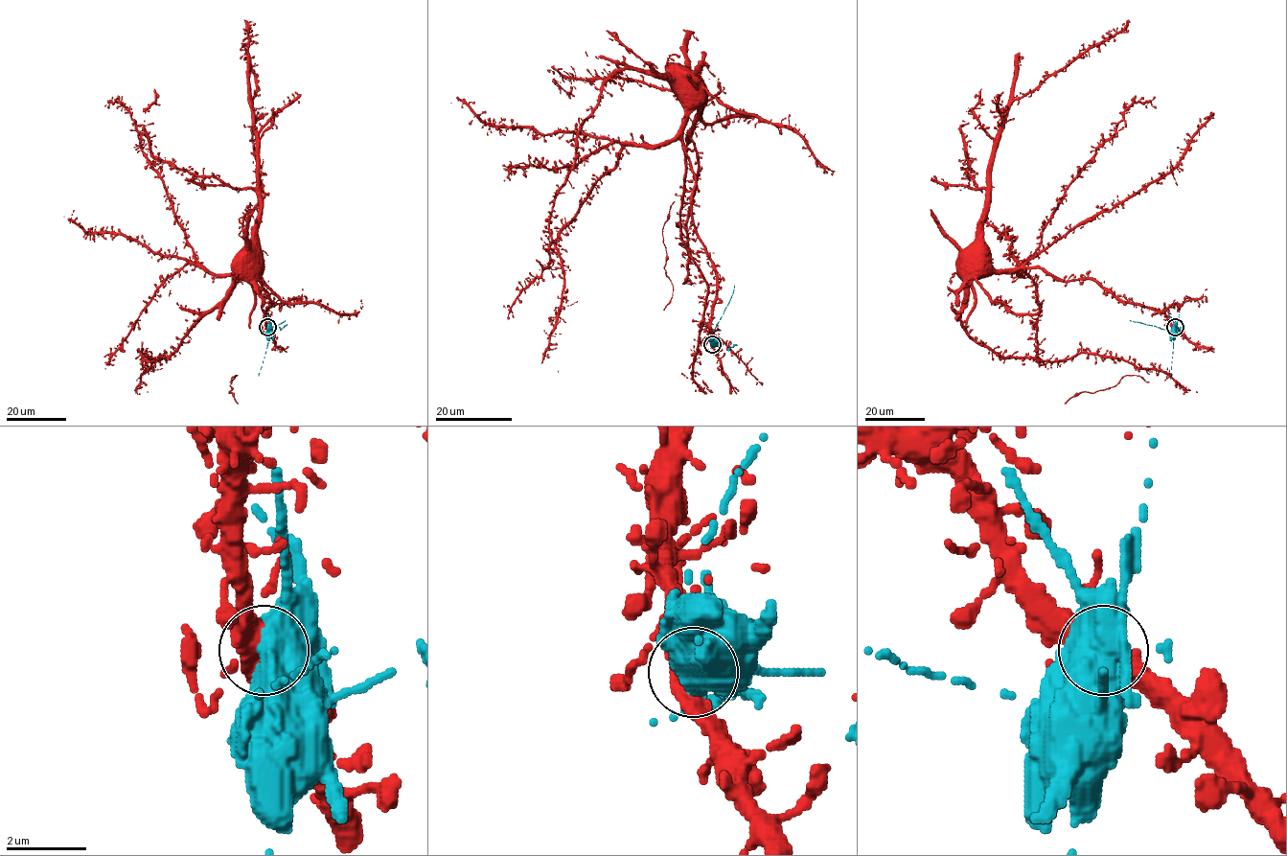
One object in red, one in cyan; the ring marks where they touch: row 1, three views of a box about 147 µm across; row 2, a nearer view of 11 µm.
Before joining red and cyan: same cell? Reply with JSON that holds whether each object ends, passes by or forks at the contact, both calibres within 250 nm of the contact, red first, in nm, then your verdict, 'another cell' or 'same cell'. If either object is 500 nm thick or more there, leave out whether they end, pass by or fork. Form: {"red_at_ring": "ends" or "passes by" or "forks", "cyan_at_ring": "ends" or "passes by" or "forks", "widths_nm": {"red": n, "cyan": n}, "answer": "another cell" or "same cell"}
{"widths_nm": {"red": 420, "cyan": 700}, "answer": "another cell"}

